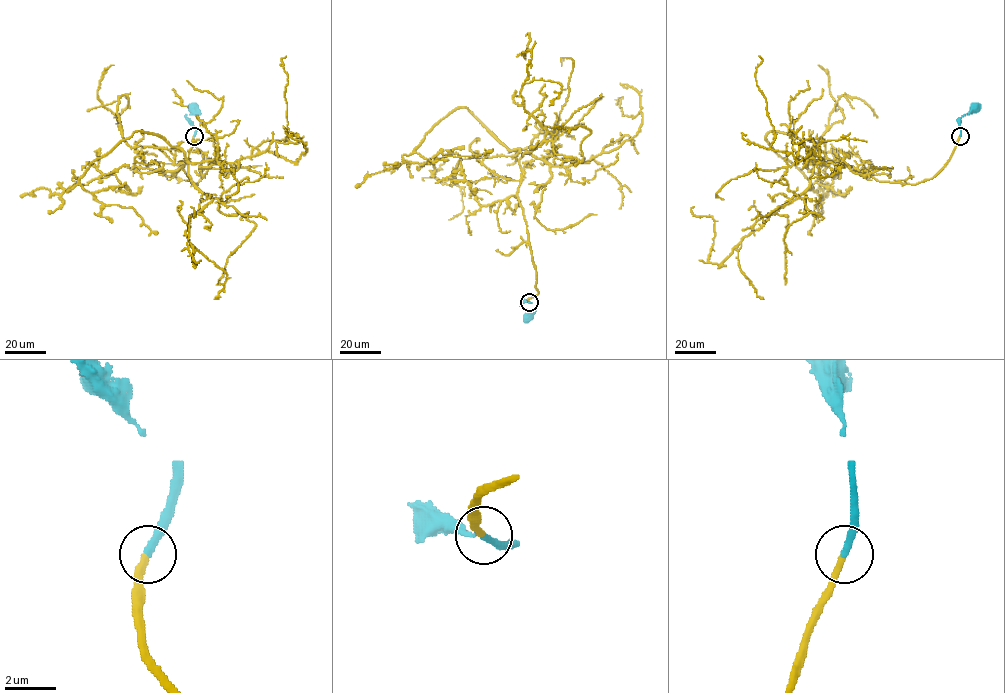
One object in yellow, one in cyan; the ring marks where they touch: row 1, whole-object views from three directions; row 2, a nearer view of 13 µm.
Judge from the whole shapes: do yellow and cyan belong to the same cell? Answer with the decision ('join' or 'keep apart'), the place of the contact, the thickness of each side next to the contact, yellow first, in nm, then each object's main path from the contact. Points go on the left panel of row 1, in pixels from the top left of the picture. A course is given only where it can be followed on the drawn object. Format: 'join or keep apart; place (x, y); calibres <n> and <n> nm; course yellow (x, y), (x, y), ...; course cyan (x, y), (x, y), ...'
join; place (194, 136); calibres 280 and 280 nm; course yellow (194, 136), (194, 184), (184, 159), (271, 151), (295, 162), (307, 150), (287, 127), (286, 56); course cyan (194, 135), (196, 128), (186, 116), (192, 113), (192, 108)

